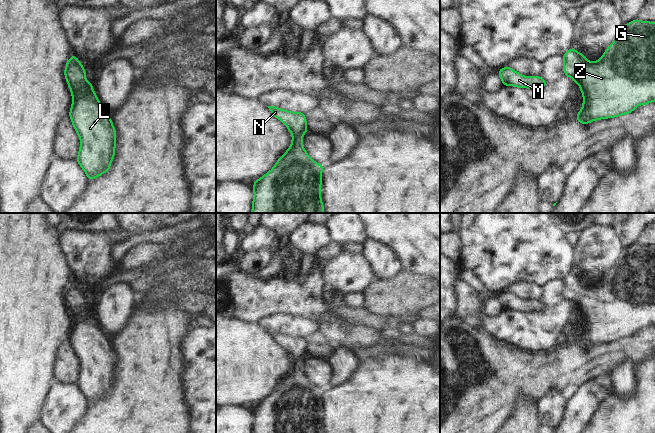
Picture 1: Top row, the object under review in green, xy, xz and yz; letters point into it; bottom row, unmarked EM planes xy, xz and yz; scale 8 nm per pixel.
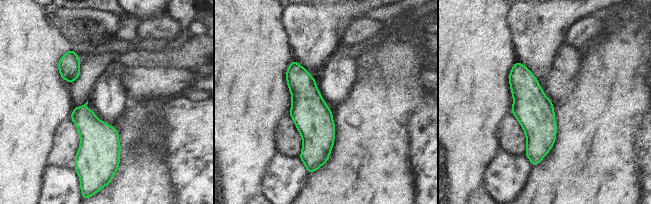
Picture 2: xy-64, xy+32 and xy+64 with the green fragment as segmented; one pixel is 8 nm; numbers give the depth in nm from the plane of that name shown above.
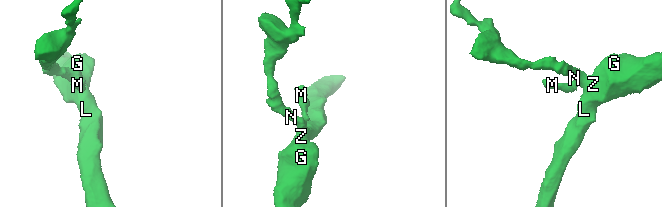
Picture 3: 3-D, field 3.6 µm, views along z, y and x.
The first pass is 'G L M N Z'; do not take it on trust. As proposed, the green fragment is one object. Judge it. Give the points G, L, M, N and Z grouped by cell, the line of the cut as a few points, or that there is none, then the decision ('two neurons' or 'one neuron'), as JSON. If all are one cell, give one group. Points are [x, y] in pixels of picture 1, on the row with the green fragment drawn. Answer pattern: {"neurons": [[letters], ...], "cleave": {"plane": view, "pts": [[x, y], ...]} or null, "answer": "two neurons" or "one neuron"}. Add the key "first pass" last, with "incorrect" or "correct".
{"neurons": [["G", "L", "M", "N", "Z"]], "cleave": null, "answer": "one neuron", "first pass": "correct"}

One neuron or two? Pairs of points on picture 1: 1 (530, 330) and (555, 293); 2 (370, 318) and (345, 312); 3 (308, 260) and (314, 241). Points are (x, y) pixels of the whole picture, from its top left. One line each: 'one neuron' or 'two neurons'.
1: one neuron
2: one neuron
3: two neurons

